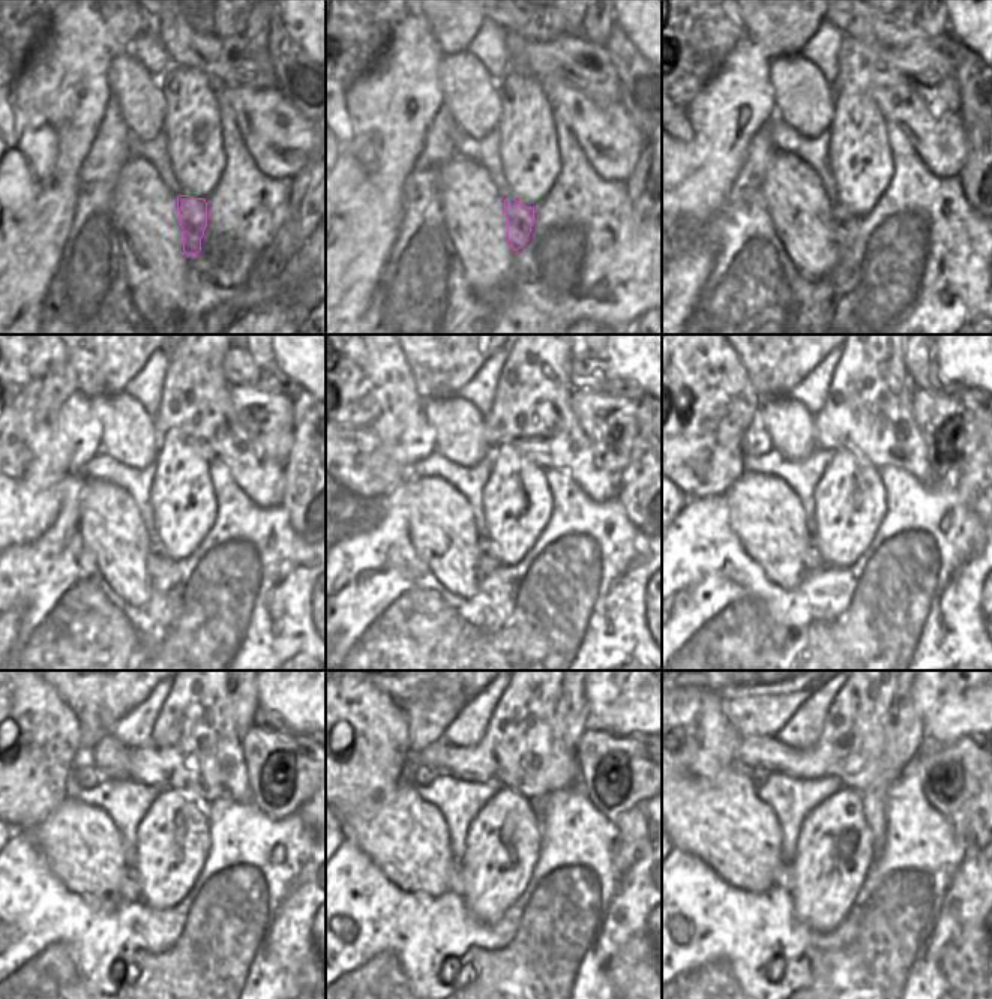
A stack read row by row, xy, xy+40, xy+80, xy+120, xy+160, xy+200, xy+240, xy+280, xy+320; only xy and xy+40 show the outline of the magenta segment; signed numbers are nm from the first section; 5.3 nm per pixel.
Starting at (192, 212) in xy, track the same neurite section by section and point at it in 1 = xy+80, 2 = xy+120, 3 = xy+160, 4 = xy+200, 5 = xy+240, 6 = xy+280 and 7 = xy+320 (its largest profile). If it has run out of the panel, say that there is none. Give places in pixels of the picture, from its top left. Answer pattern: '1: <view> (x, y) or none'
1: xy+80 (844, 225)
2: xy+120 (158, 566)
3: xy+160 (486, 563)
4: xy+200 (812, 561)
5: xy+240 (129, 890)
6: xy+280 (456, 887)
7: xy+320 (787, 879)

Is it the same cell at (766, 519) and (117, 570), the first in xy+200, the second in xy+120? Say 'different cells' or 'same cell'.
same cell

